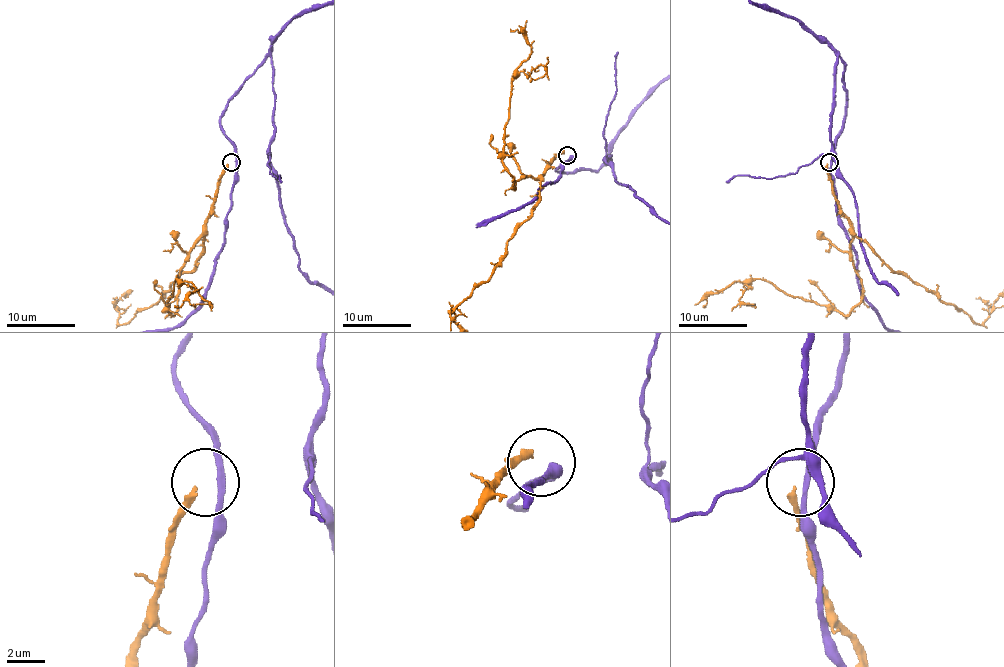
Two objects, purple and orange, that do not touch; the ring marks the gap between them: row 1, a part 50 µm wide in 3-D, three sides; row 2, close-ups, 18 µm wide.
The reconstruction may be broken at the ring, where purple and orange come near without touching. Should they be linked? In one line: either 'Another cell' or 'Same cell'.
Another cell

